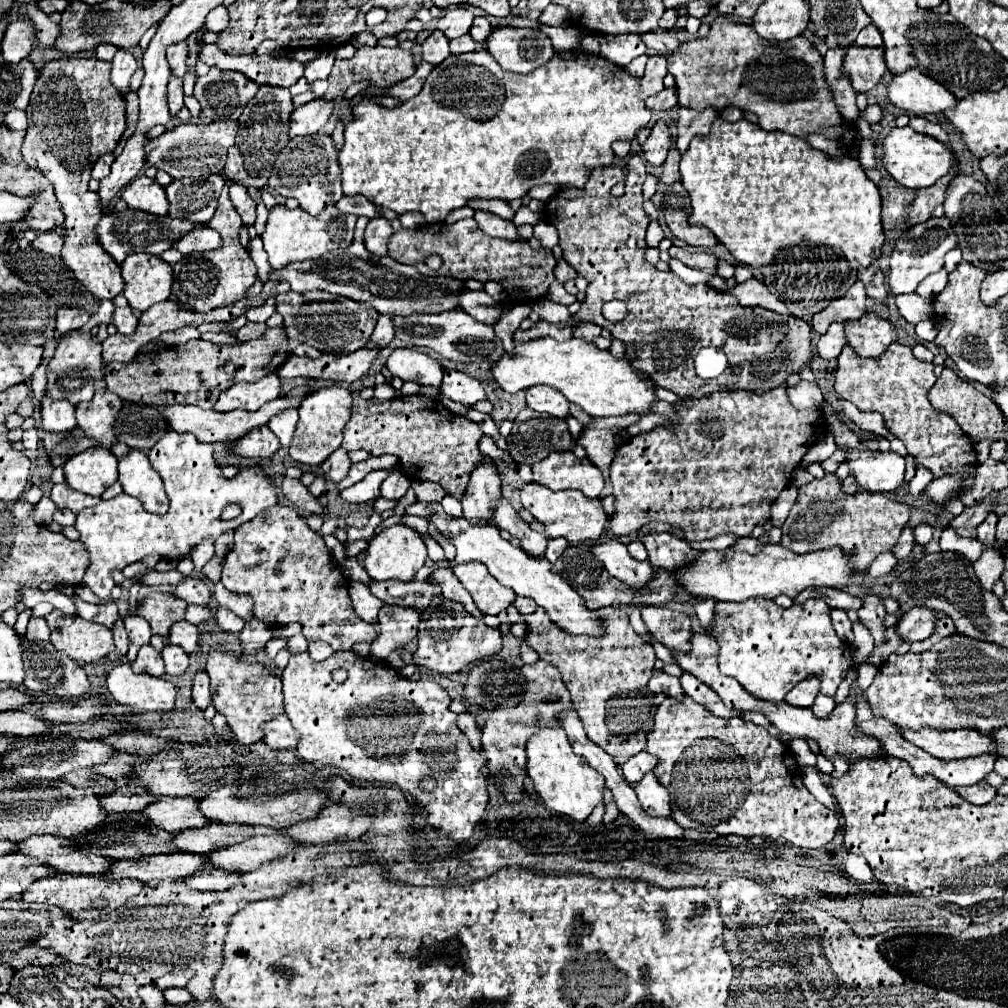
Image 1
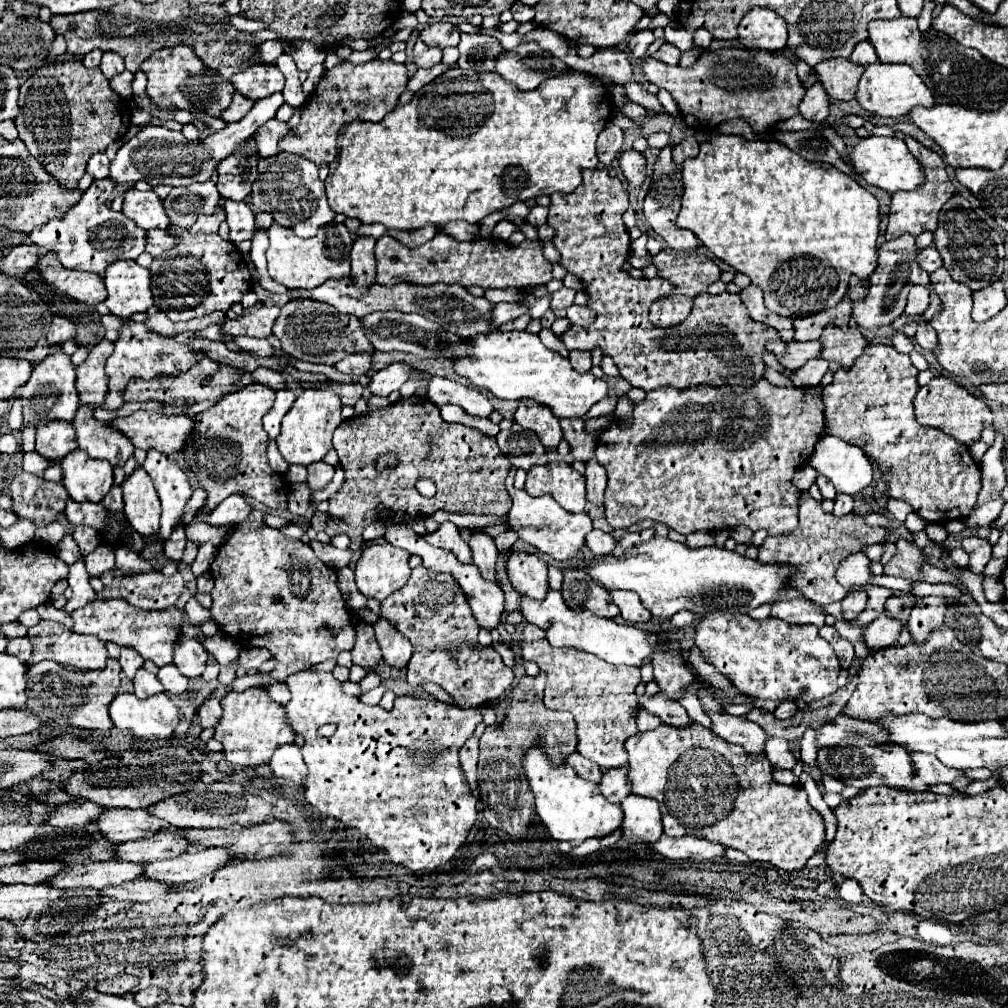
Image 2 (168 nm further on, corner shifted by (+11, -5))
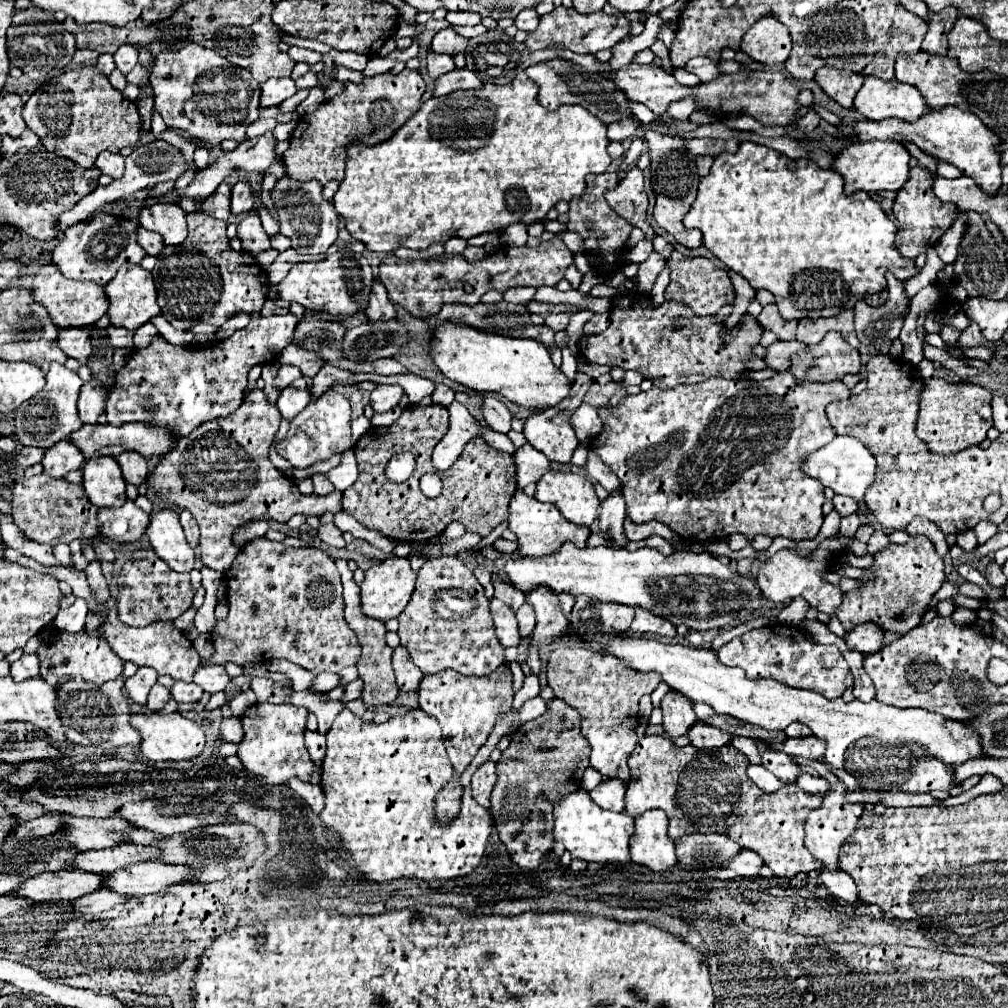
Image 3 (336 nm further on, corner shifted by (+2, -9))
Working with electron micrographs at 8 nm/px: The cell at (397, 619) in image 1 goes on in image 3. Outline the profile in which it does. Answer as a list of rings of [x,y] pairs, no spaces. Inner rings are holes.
[[[399,645],[393,651],[393,667],[395,667],[395,677],[397,677],[397,685],[401,691],[417,691],[419,683],[421,683],[421,669],[417,669],[417,665],[413,665],[413,661],[409,659],[407,649],[403,649],[403,645]]]

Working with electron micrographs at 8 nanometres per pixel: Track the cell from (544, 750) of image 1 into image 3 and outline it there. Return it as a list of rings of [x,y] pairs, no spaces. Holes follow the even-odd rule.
[[[579,789],[567,797],[563,797],[555,805],[555,839],[565,845],[573,859],[583,859],[587,863],[611,863],[625,865],[631,861],[629,857],[629,837],[633,835],[633,817],[625,813],[605,811],[595,805],[585,789]]]

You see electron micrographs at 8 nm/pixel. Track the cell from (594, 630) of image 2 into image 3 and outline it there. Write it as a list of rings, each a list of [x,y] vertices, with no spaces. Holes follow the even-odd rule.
[[[613,633],[611,641],[605,645],[599,645],[595,641],[581,641],[577,635],[567,635],[573,639],[579,647],[591,649],[591,651],[609,651],[619,659],[625,659],[633,669],[647,673],[655,671],[663,677],[663,681],[687,695],[693,701],[711,705],[717,713],[725,713],[731,717],[737,717],[745,723],[763,727],[763,729],[777,729],[783,731],[789,723],[799,721],[807,725],[815,737],[827,741],[823,763],[827,765],[827,771],[843,769],[845,749],[861,739],[861,737],[873,737],[883,743],[897,743],[897,741],[917,741],[919,745],[929,747],[931,755],[951,763],[961,765],[967,759],[983,757],[979,747],[979,737],[963,723],[945,719],[943,715],[925,711],[925,709],[899,709],[891,705],[881,705],[879,701],[863,703],[859,699],[853,699],[851,703],[845,703],[843,699],[829,701],[821,697],[819,693],[805,691],[805,689],[793,689],[787,687],[775,679],[747,679],[745,671],[741,667],[725,667],[721,665],[719,657],[711,649],[703,647],[685,647],[685,645],[663,645],[655,639],[641,639],[641,637],[627,637]]]

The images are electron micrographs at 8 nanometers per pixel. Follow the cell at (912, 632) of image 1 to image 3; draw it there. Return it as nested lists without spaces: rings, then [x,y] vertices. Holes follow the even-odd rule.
[[[865,623],[865,625],[857,625],[855,629],[847,631],[843,639],[849,649],[859,651],[863,655],[871,655],[883,647],[883,635],[885,631],[881,631],[877,625]]]

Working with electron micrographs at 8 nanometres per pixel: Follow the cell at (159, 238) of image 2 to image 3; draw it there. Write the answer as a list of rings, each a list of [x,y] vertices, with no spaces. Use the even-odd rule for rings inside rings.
[[[139,227],[139,231],[137,231],[137,243],[147,251],[147,255],[157,255],[159,253],[159,249],[163,247],[163,239],[161,239],[161,235],[157,235],[157,233],[153,233],[153,231],[149,231],[149,229],[143,229],[143,227]]]

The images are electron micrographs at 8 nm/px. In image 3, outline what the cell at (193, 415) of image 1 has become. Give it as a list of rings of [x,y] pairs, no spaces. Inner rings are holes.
[[[97,423],[97,425],[83,425],[77,433],[73,433],[71,441],[81,449],[85,459],[101,457],[101,455],[117,457],[117,453],[123,453],[123,451],[137,451],[143,457],[151,459],[151,457],[161,457],[167,451],[171,451],[173,445],[175,445],[175,435],[169,433],[167,429],[149,427],[149,425],[143,425],[143,423],[125,423],[121,427],[115,427],[111,423],[105,423],[105,425]]]

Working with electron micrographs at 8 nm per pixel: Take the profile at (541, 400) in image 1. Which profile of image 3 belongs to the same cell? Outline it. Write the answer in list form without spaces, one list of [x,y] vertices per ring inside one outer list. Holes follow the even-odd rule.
[[[545,409],[541,413],[533,413],[525,421],[523,435],[537,451],[541,451],[549,461],[569,463],[575,447],[579,445],[575,431],[569,423],[573,411],[557,411]]]

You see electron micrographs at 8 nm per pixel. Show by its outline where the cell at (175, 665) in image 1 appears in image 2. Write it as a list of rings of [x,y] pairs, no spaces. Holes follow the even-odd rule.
[[[164,665],[158,671],[158,681],[164,685],[164,691],[168,693],[184,693],[188,691],[188,679],[178,673],[174,665]]]

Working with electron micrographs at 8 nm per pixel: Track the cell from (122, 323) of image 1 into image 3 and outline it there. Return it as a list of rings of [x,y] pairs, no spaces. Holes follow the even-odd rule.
[[[293,313],[257,317],[257,319],[251,319],[247,329],[235,331],[233,337],[225,341],[219,341],[215,345],[195,345],[195,347],[171,345],[161,335],[157,335],[153,343],[147,345],[145,349],[135,349],[129,355],[127,365],[123,365],[117,371],[115,387],[109,391],[109,399],[105,407],[107,421],[113,425],[125,425],[125,423],[139,421],[145,425],[169,429],[171,433],[177,433],[177,437],[187,437],[201,423],[217,419],[217,417],[225,417],[243,403],[245,389],[247,389],[247,375],[251,367],[273,363],[277,355],[291,343],[295,325],[297,325],[297,319]]]

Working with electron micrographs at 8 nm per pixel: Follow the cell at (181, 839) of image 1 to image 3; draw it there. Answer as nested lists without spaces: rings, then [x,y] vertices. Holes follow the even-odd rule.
[[[119,843],[115,847],[99,849],[99,851],[85,851],[77,853],[73,859],[73,869],[87,871],[87,873],[111,873],[113,869],[139,863],[139,861],[153,861],[159,857],[157,847],[143,847],[131,843]]]

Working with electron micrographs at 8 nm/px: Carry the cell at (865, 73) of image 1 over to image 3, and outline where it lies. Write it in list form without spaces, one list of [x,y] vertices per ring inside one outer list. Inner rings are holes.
[[[831,67],[817,69],[815,73],[817,85],[829,95],[833,101],[837,101],[841,107],[851,109],[853,107],[853,97],[863,85],[863,77],[851,71],[839,71]]]

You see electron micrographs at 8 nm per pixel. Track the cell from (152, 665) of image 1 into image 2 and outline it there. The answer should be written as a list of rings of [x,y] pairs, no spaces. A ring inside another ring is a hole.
[[[146,671],[136,673],[136,677],[134,677],[134,693],[136,693],[140,699],[146,699],[146,697],[156,695],[156,693],[160,693],[160,691],[164,691],[164,687],[162,687],[162,683],[156,679],[156,675],[146,673]]]

